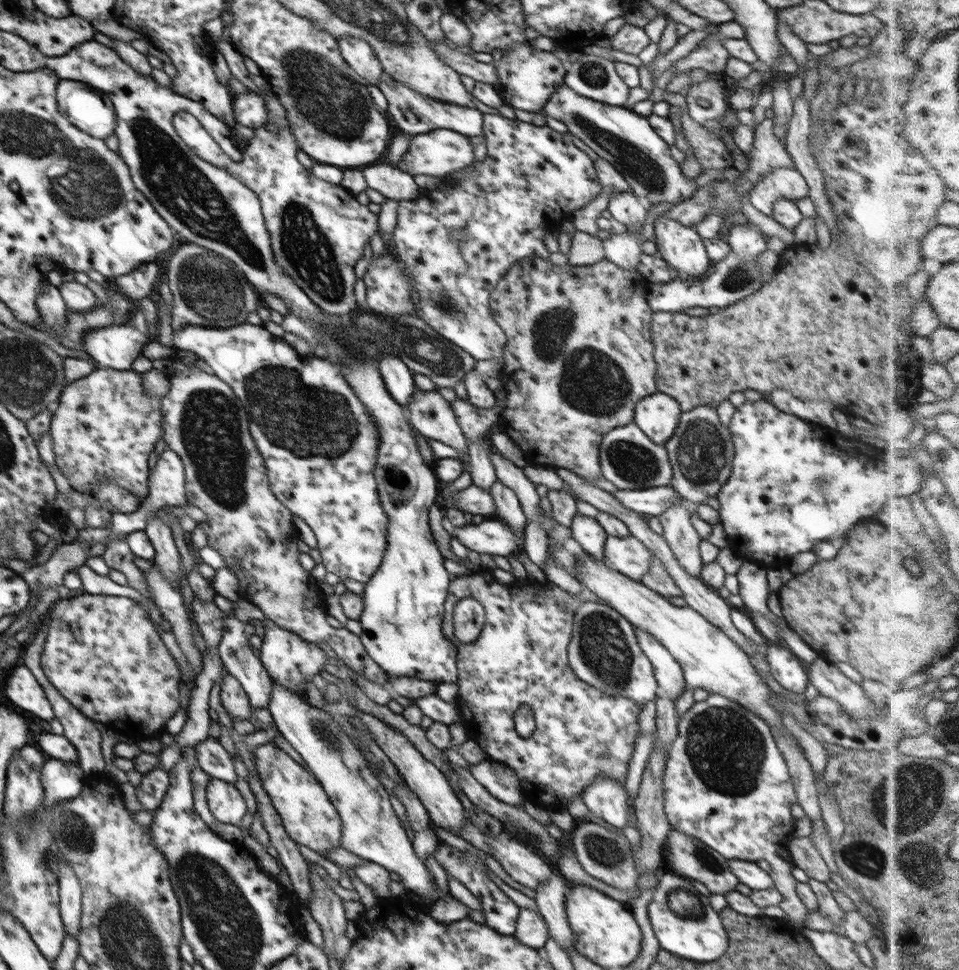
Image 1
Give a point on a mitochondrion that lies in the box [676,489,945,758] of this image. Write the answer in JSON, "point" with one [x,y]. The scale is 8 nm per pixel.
{"point":[859,608]}

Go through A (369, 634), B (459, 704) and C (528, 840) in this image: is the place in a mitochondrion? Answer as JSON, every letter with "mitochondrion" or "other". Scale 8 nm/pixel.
{"A":"other","B":"other","C":"other"}

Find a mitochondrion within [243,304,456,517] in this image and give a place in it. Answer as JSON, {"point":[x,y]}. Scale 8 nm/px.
{"point":[397,477]}

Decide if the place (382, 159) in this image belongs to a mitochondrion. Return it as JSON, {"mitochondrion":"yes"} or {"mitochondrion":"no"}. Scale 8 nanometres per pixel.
{"mitochondrion":"no"}

